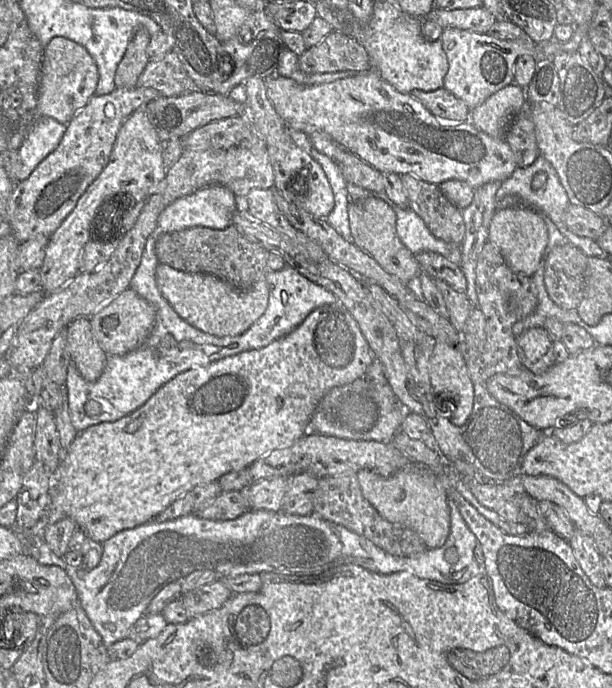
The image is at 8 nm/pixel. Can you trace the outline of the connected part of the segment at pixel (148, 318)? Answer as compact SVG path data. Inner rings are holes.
M129 287L89 319L101 348L109 356L123 356L145 342L154 326L155 318L155 307Z

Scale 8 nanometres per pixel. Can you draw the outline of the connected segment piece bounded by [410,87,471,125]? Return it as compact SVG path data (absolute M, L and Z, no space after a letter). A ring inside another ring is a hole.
M444 87L432 92L414 90L410 95L436 117L449 120L445 121L449 125L458 125L470 120L470 107Z

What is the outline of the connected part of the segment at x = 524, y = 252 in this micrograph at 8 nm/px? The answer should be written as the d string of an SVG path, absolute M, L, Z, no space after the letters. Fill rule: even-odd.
M504 208L495 211L489 226L488 241L495 244L508 267L531 276L546 256L548 231L541 213L530 208Z

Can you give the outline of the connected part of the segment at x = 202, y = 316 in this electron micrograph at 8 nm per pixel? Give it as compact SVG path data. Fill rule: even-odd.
M159 263L156 281L162 296L183 320L214 336L243 333L261 317L268 304L268 291L263 278L246 290L238 290L214 275L183 272Z

